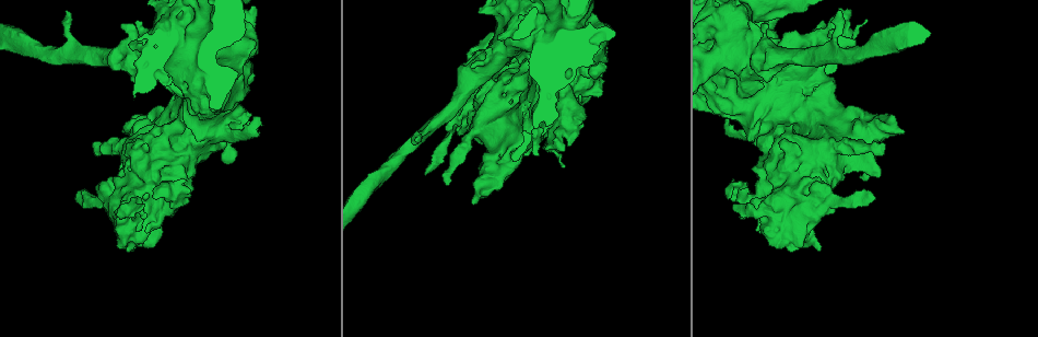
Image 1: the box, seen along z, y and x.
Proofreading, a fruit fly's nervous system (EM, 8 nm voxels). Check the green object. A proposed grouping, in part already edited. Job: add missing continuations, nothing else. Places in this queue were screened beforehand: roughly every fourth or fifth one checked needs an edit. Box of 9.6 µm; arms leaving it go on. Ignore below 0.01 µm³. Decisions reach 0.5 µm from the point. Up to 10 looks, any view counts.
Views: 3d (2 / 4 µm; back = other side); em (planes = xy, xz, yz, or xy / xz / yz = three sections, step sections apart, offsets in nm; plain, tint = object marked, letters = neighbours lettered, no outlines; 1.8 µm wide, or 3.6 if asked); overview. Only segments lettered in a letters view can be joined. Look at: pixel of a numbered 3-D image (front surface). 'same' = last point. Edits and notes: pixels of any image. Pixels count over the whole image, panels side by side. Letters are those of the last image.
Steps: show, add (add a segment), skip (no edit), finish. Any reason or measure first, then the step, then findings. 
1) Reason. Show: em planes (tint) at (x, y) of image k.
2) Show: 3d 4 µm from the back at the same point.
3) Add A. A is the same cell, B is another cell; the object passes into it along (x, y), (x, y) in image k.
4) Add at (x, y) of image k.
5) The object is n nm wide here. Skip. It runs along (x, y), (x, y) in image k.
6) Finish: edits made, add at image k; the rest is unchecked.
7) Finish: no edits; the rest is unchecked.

Thick end. Show: em planes (plain) at (488, 49) of image 1.

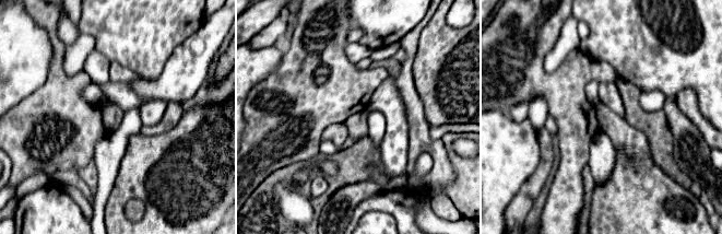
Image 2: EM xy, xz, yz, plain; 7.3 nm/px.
Show: em planes (letters) at the same point.

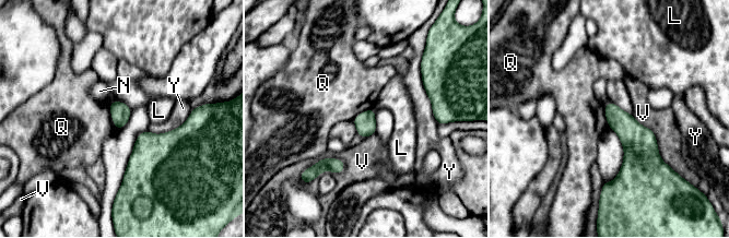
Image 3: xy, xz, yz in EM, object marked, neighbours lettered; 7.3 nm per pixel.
Skip. L, N, Q, V and Y are other cells; none of them fits.

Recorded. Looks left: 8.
Show: 3d 4 µm at (873, 198) of image 1.

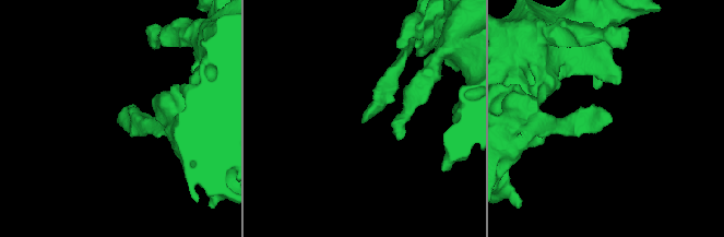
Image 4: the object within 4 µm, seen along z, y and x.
Now the EM. Show: em xy step 4 (tint) at (117, 121) of image 4.

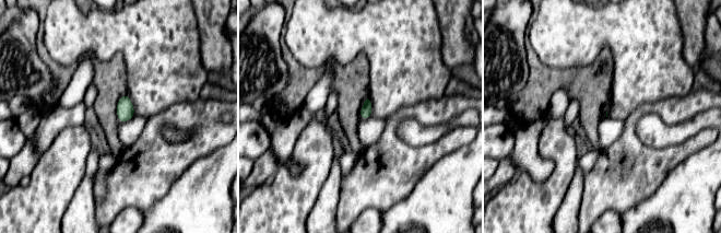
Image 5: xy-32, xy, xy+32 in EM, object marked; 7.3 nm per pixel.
See the neighbours. Show: em xy step 4 (letters) at the same point.

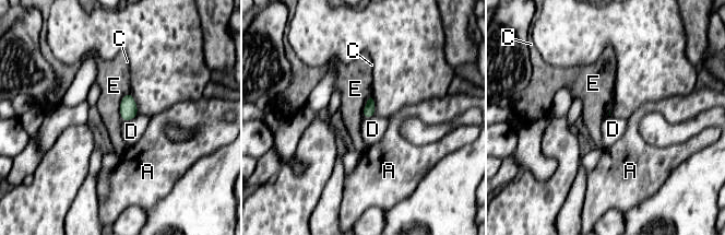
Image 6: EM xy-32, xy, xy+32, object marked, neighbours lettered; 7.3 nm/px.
The longest contact is with E, 240 nm. Skip. A, C, D and E are other cells; no lettered segment goes on from it.

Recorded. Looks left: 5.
Free end. Show: 3d 2 µm at (472, 204) of image 1.

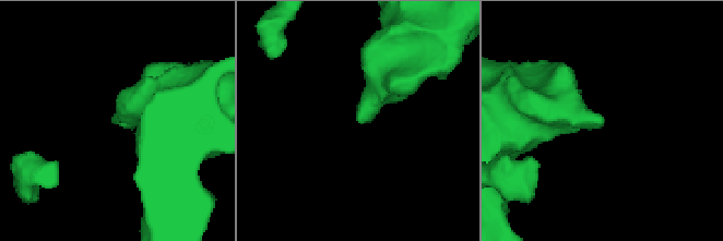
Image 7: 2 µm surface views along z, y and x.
Show: em planes (letters) at (112, 121) of image 7.

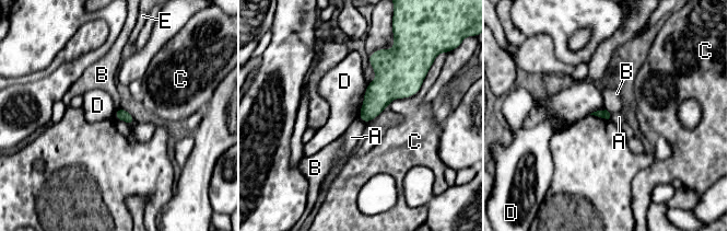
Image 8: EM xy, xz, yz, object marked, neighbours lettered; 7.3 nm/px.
Skip. A, B, C, D and E are other cells; a border runs along (605, 108), (589, 114) in image 8; no lettered segment goes on from it.

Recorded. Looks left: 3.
Stops while still wide. Show: em xy step 4 (letters) at (756, 219) of image 1.

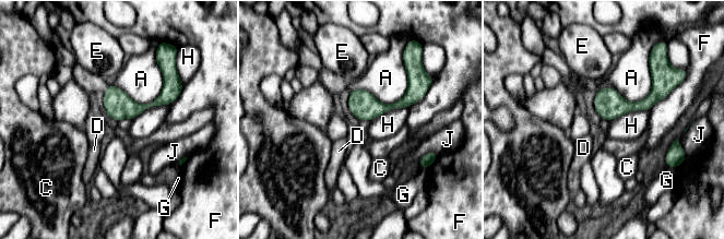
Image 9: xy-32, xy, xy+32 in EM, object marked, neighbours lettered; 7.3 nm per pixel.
Show: em planes (letters) at the same point.

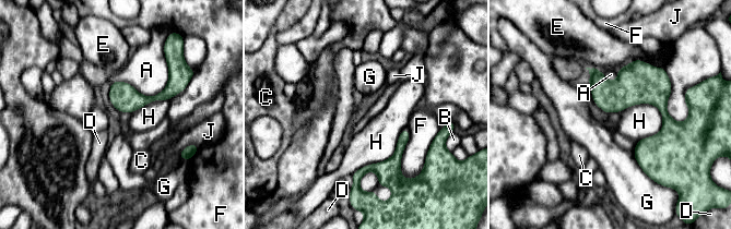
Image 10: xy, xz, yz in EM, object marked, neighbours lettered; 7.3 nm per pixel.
The object is 200 nm wide here. Skip. A, B, C, D, E, F, G, H and J are other cells; it runs along (591, 71), (662, 107), (661, 156) in image 10; none of them fits.

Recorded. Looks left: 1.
Finish: no edits; the rest is unchecked.

